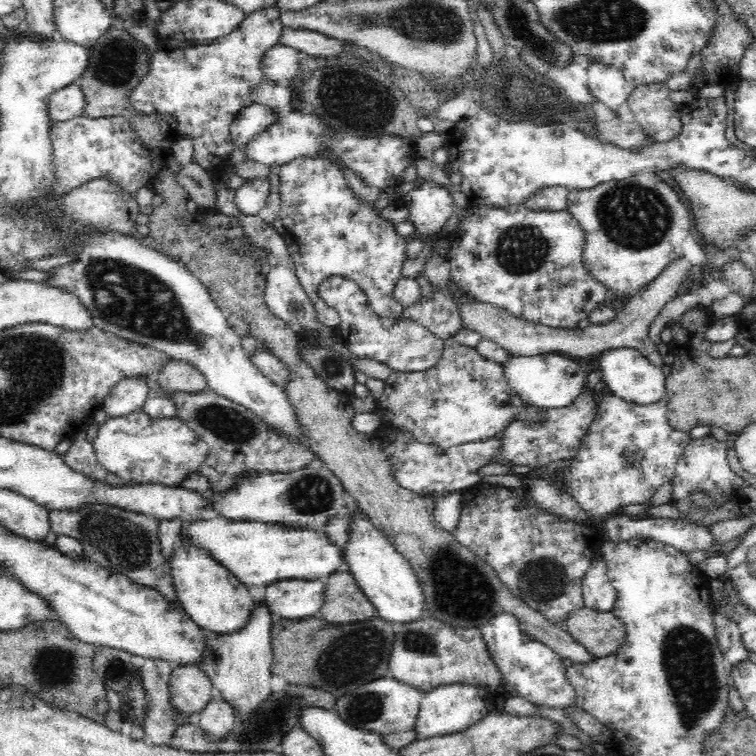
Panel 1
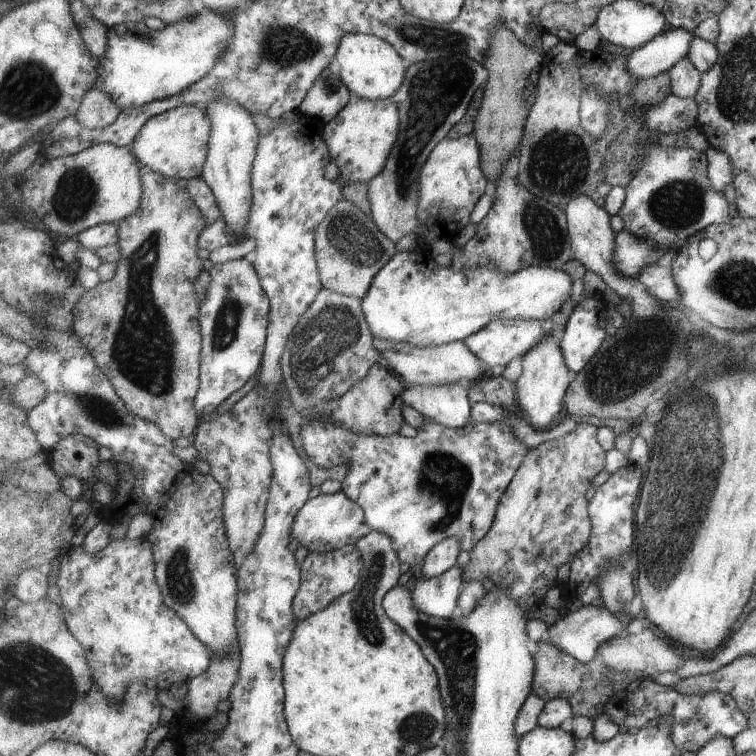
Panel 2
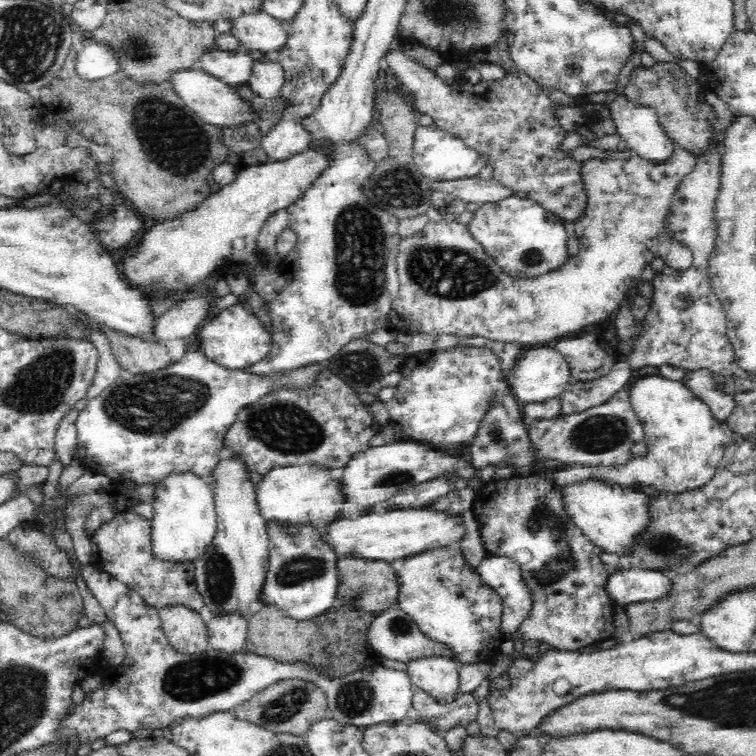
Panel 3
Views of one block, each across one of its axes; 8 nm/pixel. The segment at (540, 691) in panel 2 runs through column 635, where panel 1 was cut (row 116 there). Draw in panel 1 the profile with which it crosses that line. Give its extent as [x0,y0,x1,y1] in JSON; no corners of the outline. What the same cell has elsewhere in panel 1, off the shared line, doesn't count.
[627,83,682,142]

